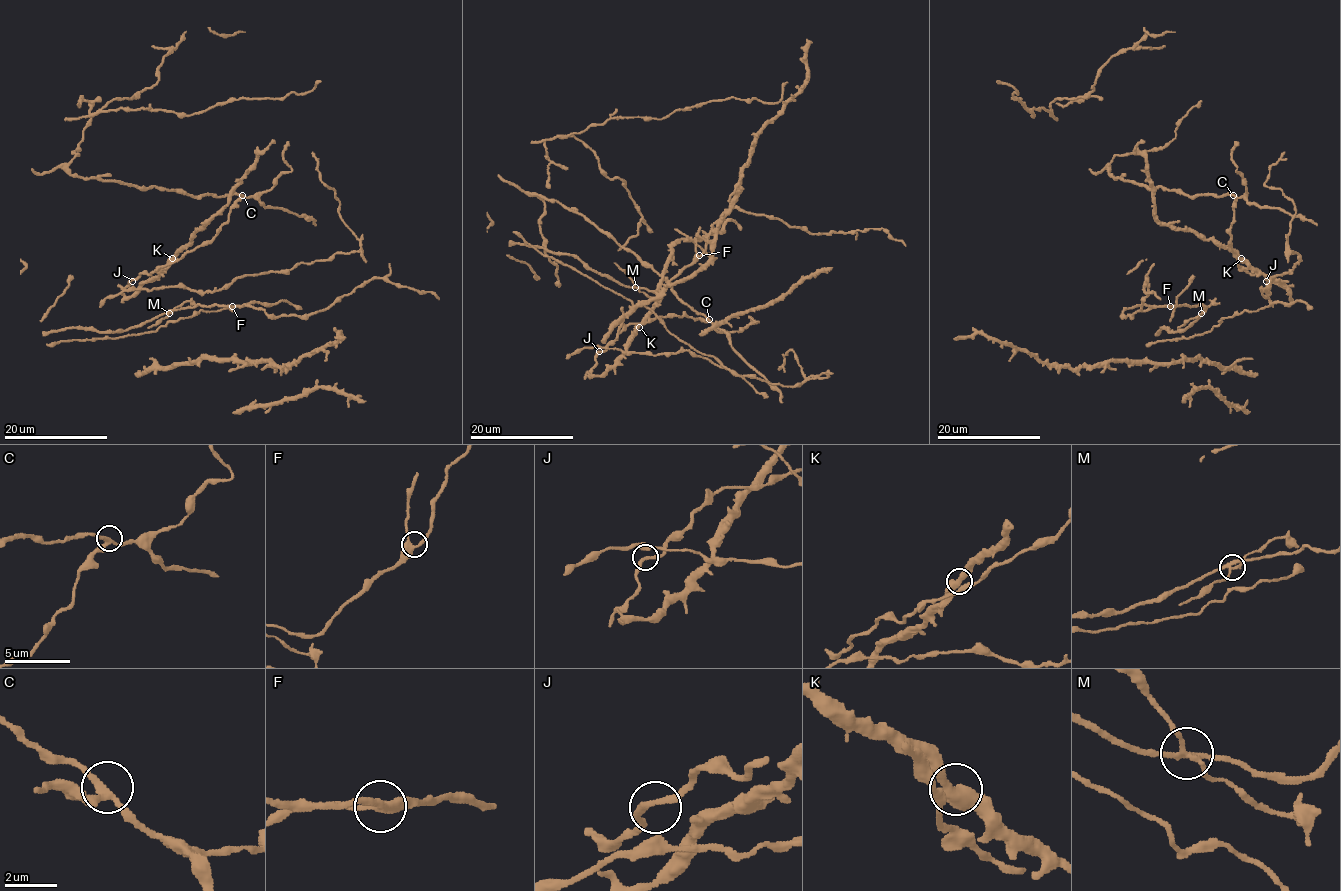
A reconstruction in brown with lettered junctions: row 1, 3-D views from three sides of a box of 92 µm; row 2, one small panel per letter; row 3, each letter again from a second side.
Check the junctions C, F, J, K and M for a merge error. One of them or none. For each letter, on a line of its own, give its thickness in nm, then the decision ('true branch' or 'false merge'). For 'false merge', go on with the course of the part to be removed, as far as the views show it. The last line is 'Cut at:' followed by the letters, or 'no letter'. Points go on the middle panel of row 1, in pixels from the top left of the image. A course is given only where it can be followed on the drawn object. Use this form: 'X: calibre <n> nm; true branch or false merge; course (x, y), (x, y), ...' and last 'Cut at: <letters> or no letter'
C: calibre 240 nm; true branch
F: calibre 340 nm; true branch
J: calibre 200 nm; true branch
K: calibre 440 nm; true branch
M: calibre 200 nm; false merge; course (635, 286), (657, 299), (660, 305)
Cut at: M

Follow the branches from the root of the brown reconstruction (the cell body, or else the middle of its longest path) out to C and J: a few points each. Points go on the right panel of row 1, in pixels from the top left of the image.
C: (1244, 268), (1238, 265), (1231, 247), (1233, 195)
J: (1244, 268), (1251, 274), (1261, 273), (1266, 281)

